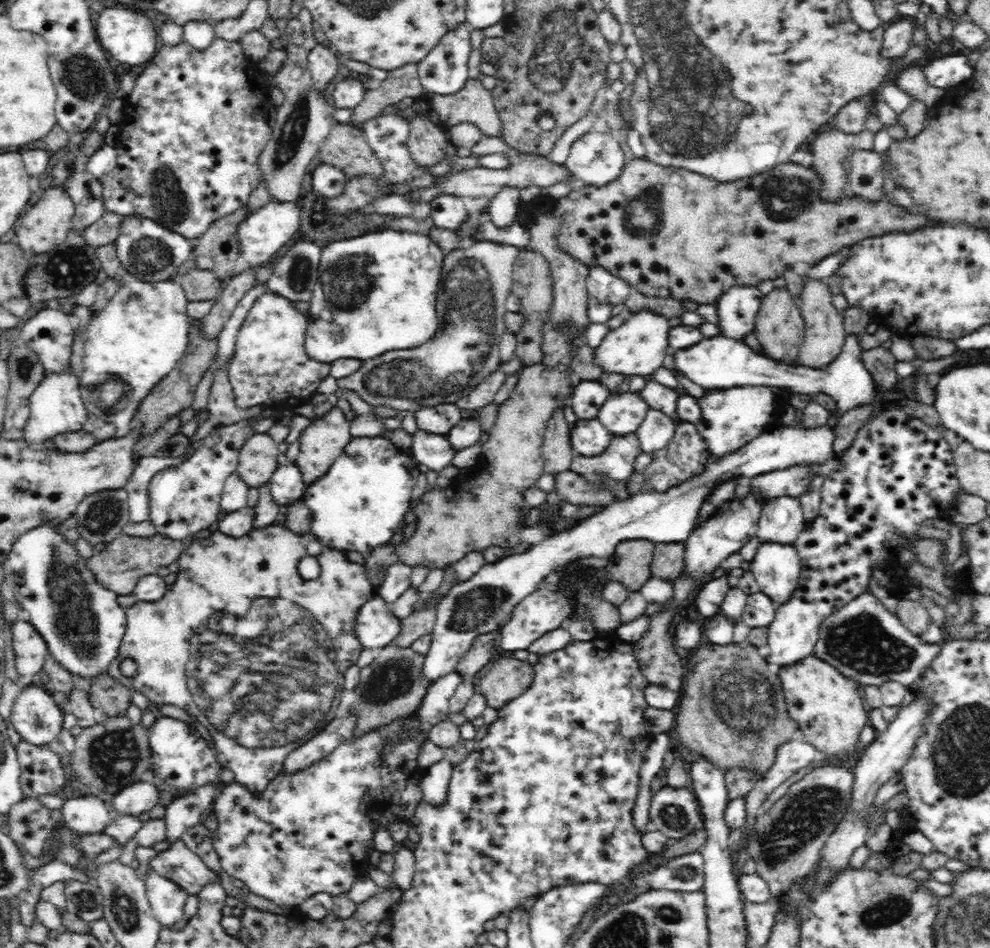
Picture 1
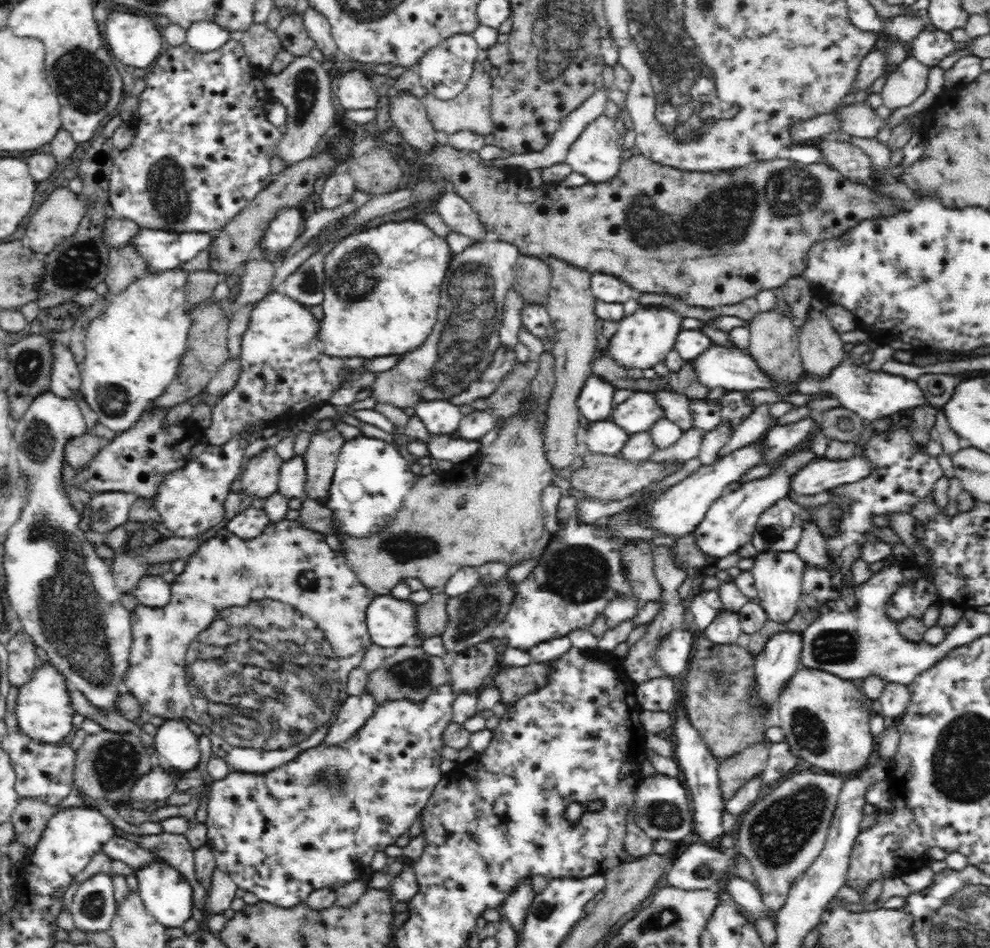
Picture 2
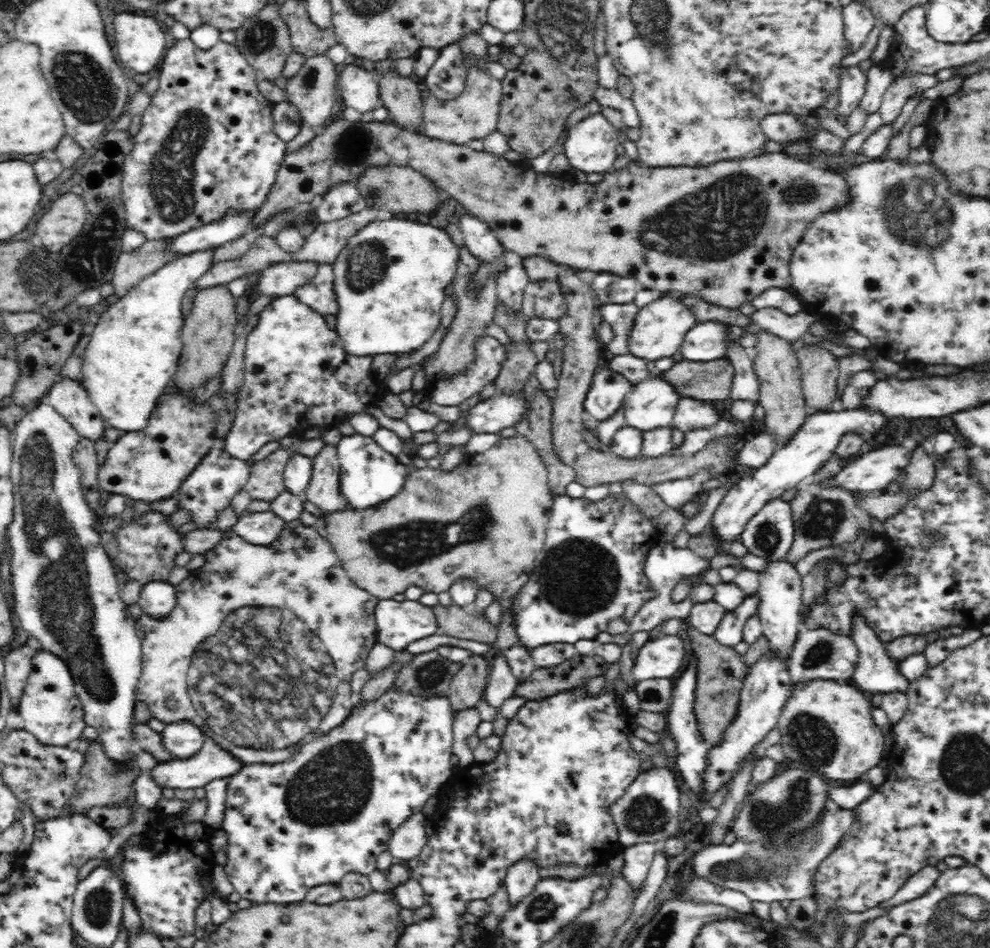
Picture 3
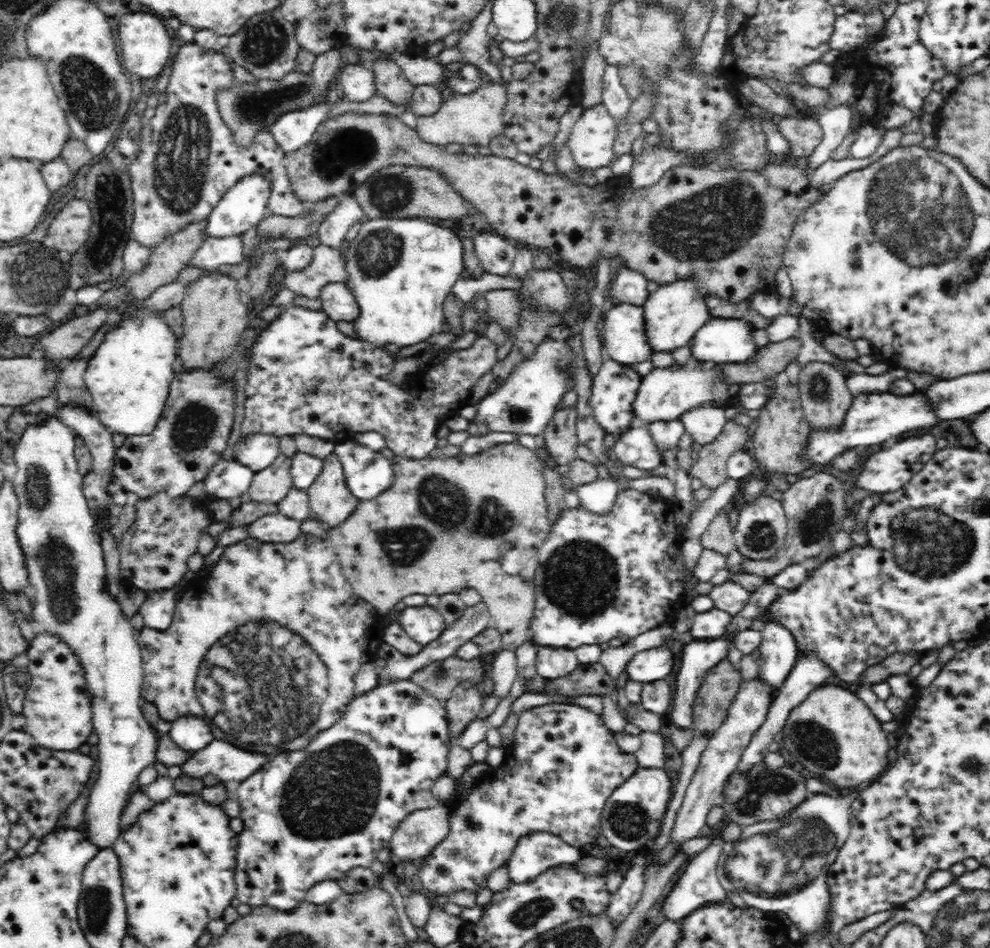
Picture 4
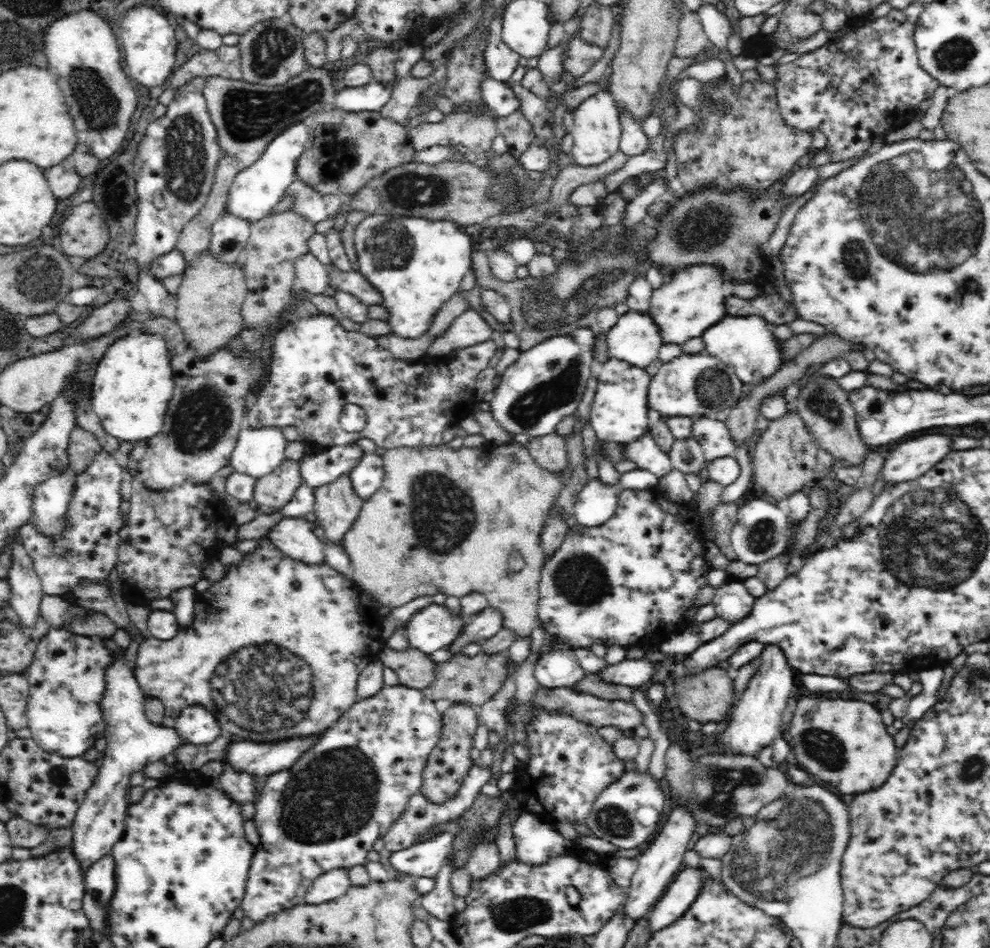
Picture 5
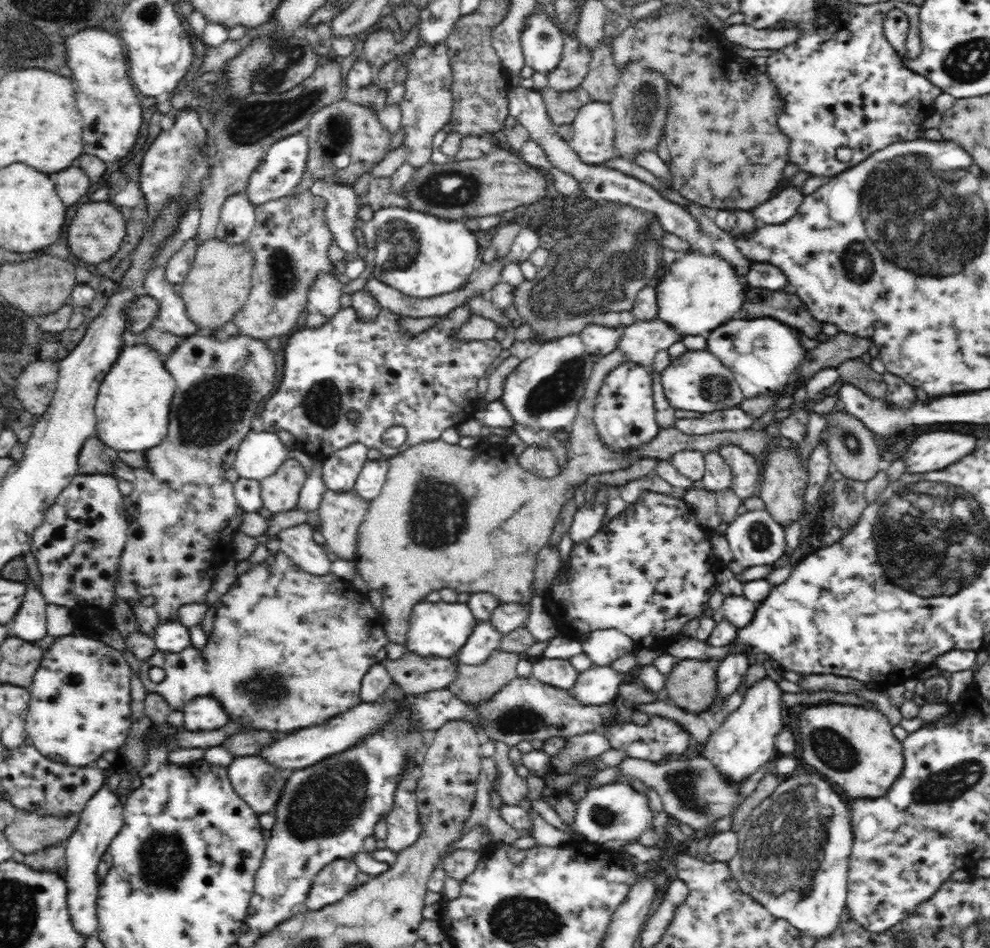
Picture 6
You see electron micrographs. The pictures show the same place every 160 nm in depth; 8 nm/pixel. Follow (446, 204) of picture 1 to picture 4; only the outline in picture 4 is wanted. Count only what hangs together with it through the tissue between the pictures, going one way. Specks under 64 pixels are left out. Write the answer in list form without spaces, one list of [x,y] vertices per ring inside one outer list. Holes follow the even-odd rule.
[[[493,231],[478,232],[473,236],[473,247],[485,272],[504,276],[519,252],[512,243]]]

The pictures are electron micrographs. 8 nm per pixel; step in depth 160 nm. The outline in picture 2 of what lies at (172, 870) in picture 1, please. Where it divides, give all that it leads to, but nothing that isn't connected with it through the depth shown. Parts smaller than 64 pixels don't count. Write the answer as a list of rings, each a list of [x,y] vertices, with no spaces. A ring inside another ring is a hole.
[[[117,834],[108,839],[102,845],[101,850],[111,860],[123,862],[134,871],[144,868],[144,866],[150,866],[154,862],[161,861],[155,854],[144,850],[140,845],[136,845],[135,842],[126,840],[126,838],[120,837]]]

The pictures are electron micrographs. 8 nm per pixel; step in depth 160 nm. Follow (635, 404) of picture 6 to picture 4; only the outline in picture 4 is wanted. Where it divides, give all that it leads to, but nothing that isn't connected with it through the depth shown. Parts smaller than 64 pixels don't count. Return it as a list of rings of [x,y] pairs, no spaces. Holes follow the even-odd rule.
[[[606,358],[600,370],[593,376],[589,403],[594,419],[605,432],[610,432],[617,436],[630,428],[634,419],[632,403],[636,396],[637,388],[640,386],[641,378],[642,376],[636,374],[631,365],[620,364],[610,358]]]

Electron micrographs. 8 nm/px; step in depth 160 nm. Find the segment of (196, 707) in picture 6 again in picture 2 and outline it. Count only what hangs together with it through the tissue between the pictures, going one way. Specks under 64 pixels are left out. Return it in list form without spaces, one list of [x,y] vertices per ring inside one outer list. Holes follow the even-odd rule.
[[[168,719],[157,726],[154,743],[156,752],[158,752],[165,766],[173,768],[178,774],[186,774],[190,770],[198,773],[198,764],[202,762],[202,754],[200,754],[200,748],[198,747],[198,738],[183,720]]]

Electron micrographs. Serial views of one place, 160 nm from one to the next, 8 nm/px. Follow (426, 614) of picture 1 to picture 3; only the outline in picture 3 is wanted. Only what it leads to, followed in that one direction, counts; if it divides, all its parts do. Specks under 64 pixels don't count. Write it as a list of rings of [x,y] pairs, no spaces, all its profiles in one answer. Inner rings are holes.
[[[438,603],[431,610],[435,614],[438,633],[485,644],[493,644],[497,639],[497,627],[484,615],[470,615],[456,603],[448,606]]]

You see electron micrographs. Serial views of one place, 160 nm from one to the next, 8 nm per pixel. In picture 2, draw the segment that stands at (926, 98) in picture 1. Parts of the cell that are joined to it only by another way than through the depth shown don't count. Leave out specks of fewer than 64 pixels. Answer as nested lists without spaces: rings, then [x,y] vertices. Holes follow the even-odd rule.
[[[906,55],[903,61],[887,76],[881,91],[883,105],[889,109],[910,106],[928,88],[931,68],[916,57]]]

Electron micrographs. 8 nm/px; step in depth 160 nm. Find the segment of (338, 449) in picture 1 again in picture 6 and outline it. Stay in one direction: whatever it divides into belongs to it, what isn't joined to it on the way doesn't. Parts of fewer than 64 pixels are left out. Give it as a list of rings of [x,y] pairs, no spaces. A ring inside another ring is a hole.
[[[326,490],[316,512],[320,525],[317,529],[324,536],[325,550],[333,558],[354,561],[356,556],[356,533],[369,500],[360,497],[355,490],[334,492]]]

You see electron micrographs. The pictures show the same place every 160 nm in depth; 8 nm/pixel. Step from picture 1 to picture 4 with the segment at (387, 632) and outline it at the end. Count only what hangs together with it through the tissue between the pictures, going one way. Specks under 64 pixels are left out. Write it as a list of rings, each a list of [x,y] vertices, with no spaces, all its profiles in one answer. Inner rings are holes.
[[[406,605],[403,609],[390,609],[384,616],[384,625],[397,624],[412,640],[421,645],[436,640],[448,626],[434,607]]]

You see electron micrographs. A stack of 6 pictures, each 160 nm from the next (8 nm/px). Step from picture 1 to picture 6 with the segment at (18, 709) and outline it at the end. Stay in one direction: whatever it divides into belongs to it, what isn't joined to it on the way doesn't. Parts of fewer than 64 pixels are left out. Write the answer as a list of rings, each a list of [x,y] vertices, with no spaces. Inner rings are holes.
[[[66,635],[56,637],[52,646],[48,650],[43,651],[38,668],[33,672],[32,682],[29,684],[30,700],[28,704],[28,711],[25,714],[27,736],[32,740],[32,744],[49,759],[58,759],[64,761],[66,764],[76,766],[86,766],[90,762],[102,757],[106,751],[114,751],[121,754],[123,746],[128,738],[128,731],[132,726],[134,720],[131,715],[131,695],[130,695],[130,680],[131,670],[128,662],[122,655],[123,651],[108,645],[105,642],[93,639],[87,635]]]

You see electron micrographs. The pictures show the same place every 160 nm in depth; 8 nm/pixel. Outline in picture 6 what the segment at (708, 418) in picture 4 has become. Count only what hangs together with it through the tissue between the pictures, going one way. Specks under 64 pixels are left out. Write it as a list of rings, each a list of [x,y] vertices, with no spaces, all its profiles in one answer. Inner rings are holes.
[[[720,444],[718,455],[730,466],[733,475],[731,490],[740,500],[744,501],[754,494],[759,485],[761,469],[756,459],[746,453],[738,444]]]

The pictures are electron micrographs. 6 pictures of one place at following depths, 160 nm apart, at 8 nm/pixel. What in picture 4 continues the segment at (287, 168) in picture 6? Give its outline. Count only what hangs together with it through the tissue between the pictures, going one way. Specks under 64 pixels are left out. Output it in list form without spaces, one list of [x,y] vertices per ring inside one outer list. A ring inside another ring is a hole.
[[[333,101],[322,102],[320,106],[294,109],[283,112],[271,124],[271,133],[278,145],[289,153],[308,143],[314,136],[319,124],[328,118],[327,112]],[[257,174],[246,176],[240,182],[236,182],[213,208],[212,214],[205,222],[203,234],[206,238],[230,238],[230,236],[241,236],[244,232],[248,232],[268,214],[266,208],[268,195],[269,182]]]

